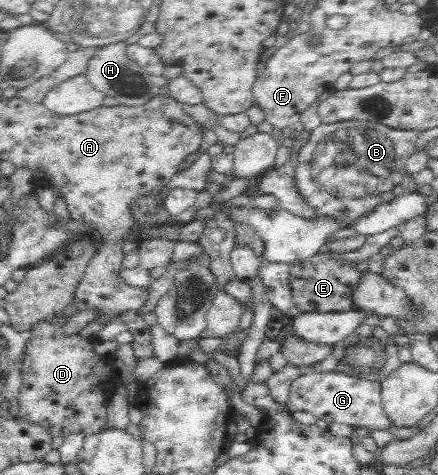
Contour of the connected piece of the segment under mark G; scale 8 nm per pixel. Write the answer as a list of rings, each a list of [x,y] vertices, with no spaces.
[[[311,370],[293,381],[289,393],[288,409],[293,413],[305,411],[311,413],[316,420],[328,424],[339,423],[351,427],[367,427],[368,430],[387,431],[392,426],[383,410],[381,402],[381,385],[379,382],[368,381],[339,372],[318,373]]]

